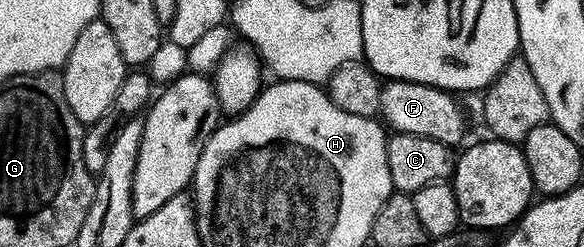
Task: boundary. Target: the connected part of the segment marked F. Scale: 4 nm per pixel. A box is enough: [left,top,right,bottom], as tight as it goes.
[378,79,466,149]

